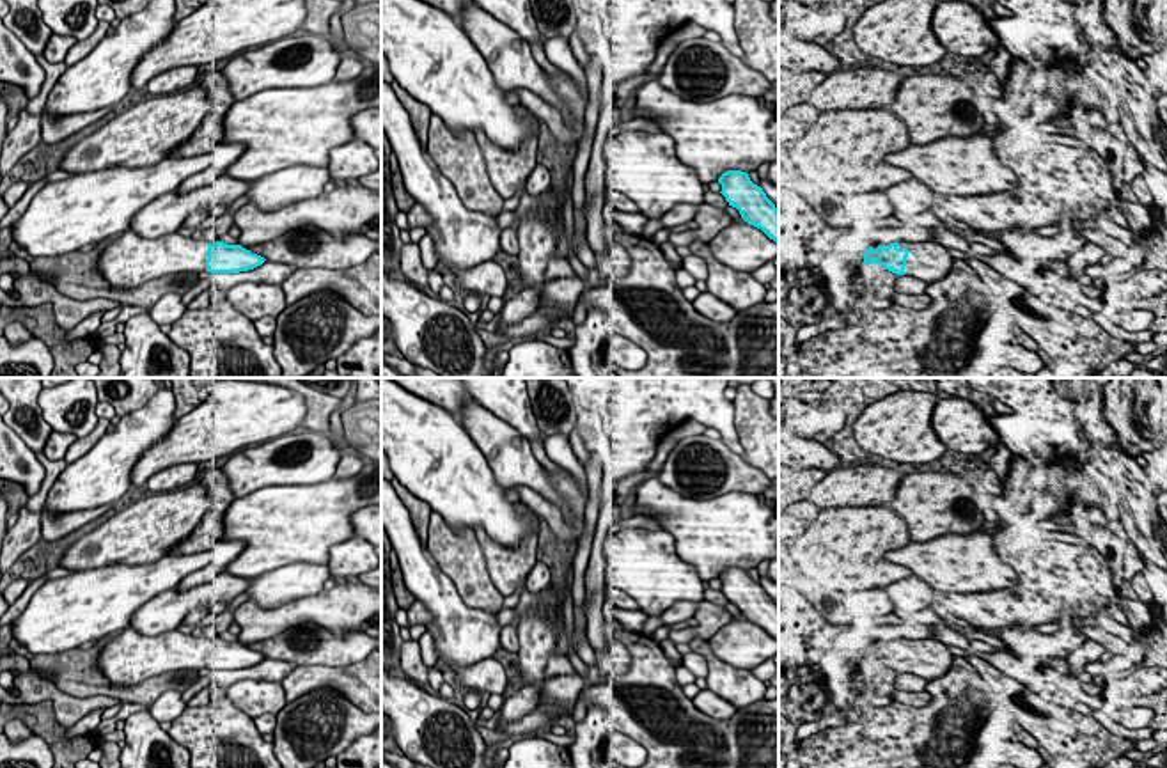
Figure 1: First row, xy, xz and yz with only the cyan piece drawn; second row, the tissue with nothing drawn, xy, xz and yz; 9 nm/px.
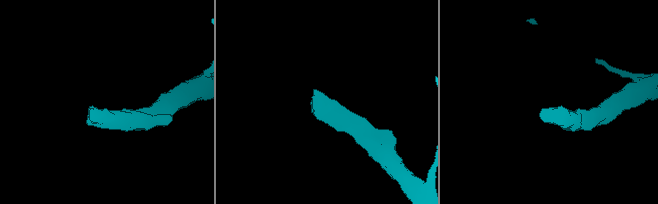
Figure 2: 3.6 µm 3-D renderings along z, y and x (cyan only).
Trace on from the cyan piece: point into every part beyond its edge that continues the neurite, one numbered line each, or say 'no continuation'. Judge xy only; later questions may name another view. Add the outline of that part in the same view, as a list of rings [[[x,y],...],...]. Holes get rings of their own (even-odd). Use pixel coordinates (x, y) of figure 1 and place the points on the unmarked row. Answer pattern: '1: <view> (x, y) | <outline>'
1: xy (128, 658) | [[[126,628],[105,644],[96,667],[115,686],[131,686],[170,670],[200,670],[206,667],[208,640],[177,630],[147,637]]]

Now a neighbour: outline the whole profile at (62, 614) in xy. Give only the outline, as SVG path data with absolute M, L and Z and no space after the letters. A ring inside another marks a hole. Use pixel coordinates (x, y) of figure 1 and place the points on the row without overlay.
M215 552L165 555L151 564L112 564L74 571L46 580L30 598L27 608L12 624L12 635L32 654L59 654L90 640L101 640L131 626L135 612L154 596L177 589L184 576L202 569Z

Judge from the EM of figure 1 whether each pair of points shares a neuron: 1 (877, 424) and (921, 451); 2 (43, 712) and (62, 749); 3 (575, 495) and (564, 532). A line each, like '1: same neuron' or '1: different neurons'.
1: same neuron
2: same neuron
3: same neuron

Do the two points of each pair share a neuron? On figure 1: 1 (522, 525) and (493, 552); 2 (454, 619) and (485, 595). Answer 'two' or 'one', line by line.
1: two
2: two

